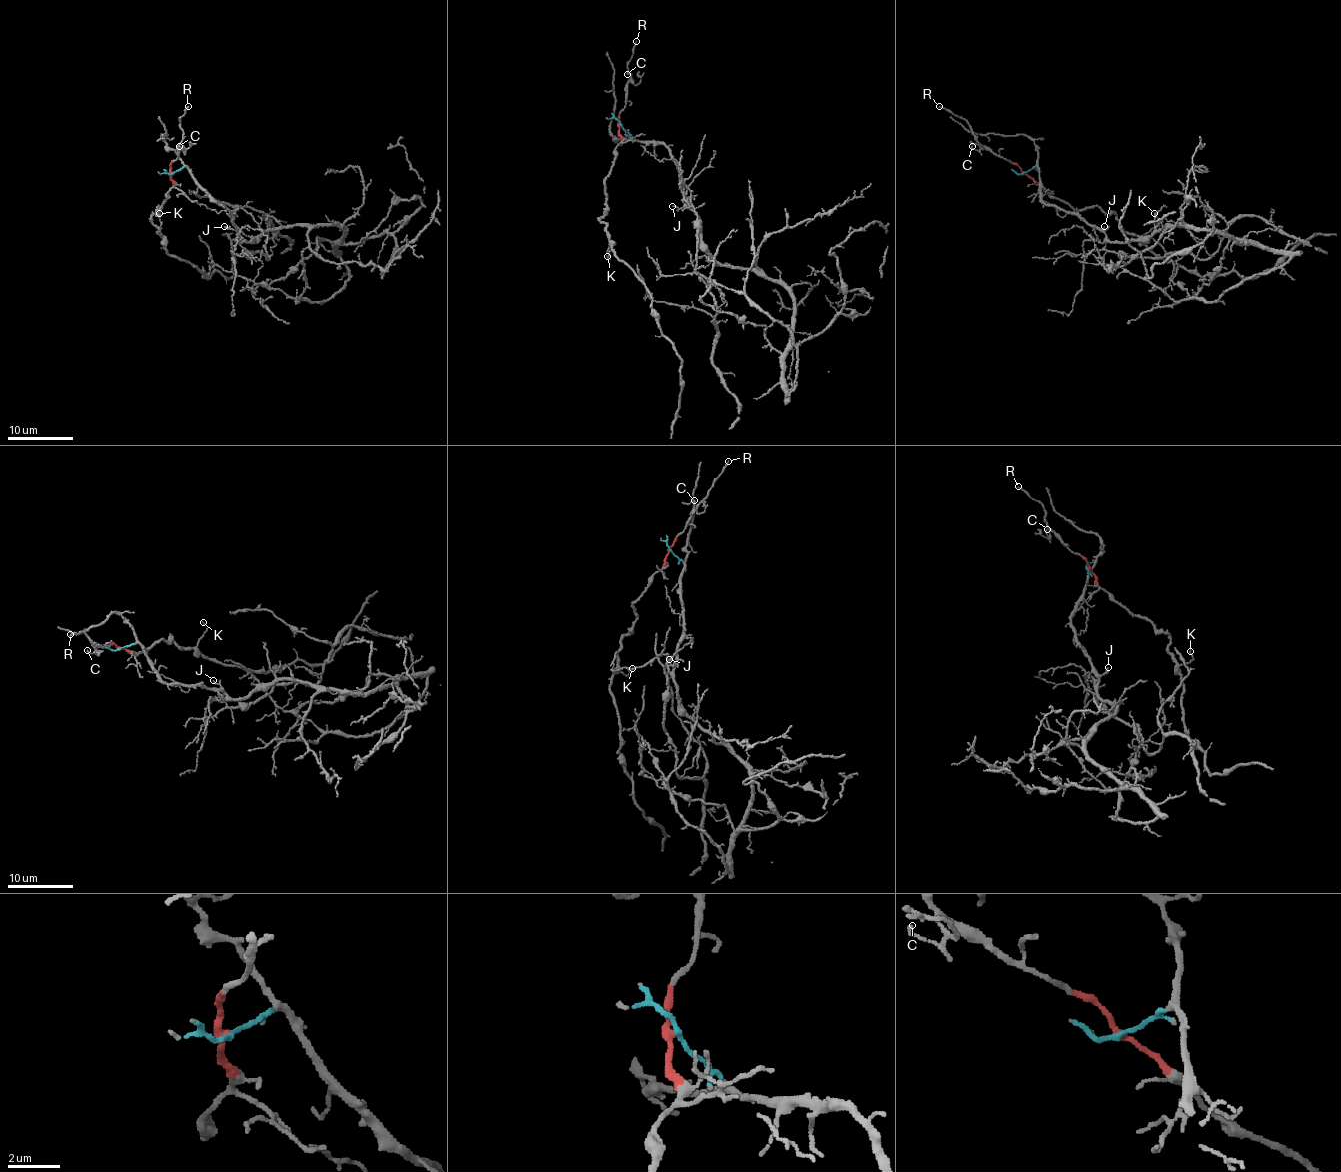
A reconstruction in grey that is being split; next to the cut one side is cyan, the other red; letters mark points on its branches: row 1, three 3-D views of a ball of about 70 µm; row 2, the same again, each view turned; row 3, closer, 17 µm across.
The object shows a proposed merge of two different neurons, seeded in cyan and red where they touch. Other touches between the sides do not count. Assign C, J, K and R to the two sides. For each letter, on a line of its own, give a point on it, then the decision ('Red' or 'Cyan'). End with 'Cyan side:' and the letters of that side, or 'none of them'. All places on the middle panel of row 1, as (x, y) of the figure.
C: Place: (627, 74). Red
J: Place: (672, 206). Cyan
K: Place: (607, 256). Red
R: Place: (636, 41). Red
Cyan side: J

